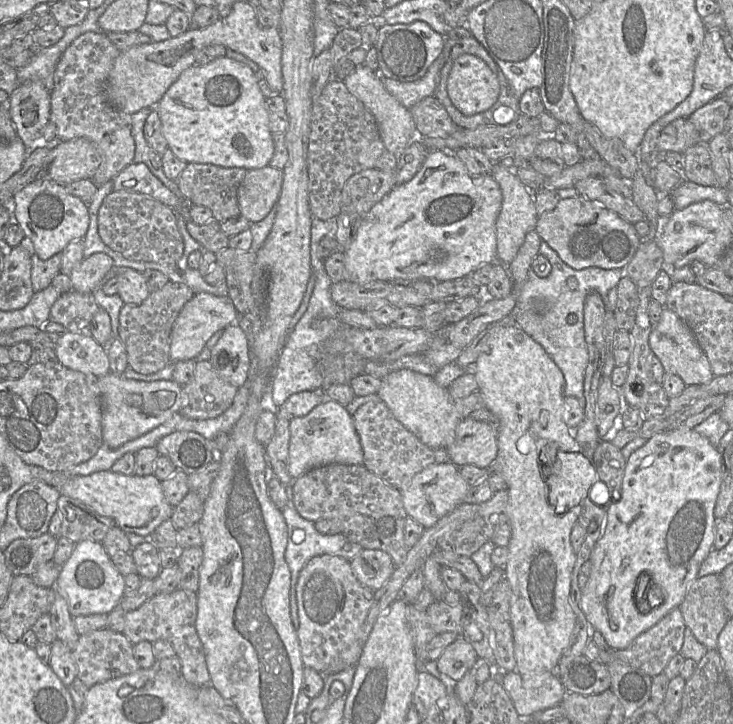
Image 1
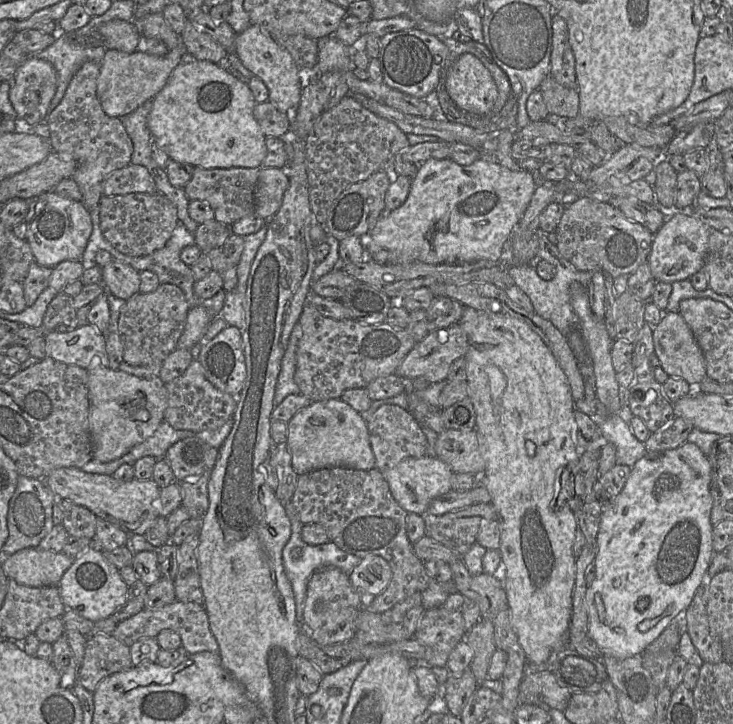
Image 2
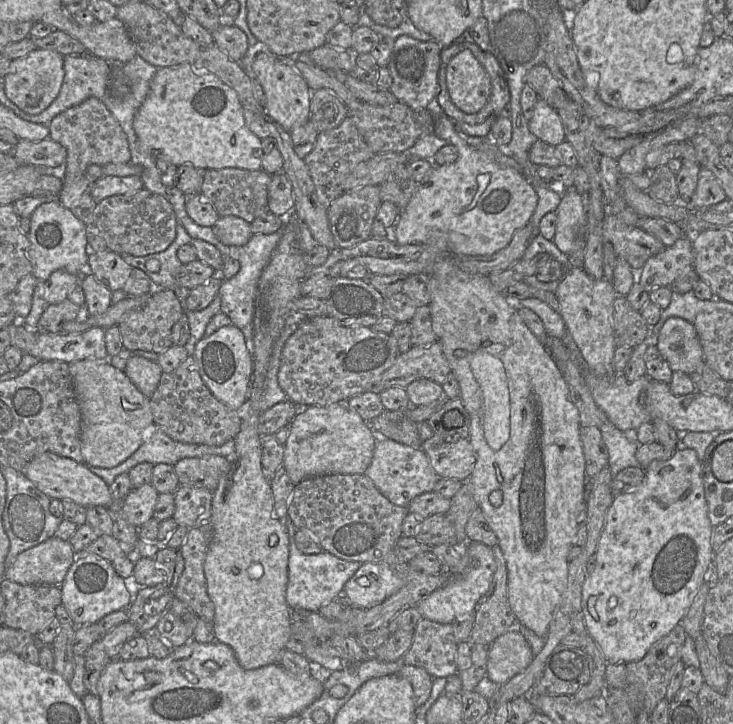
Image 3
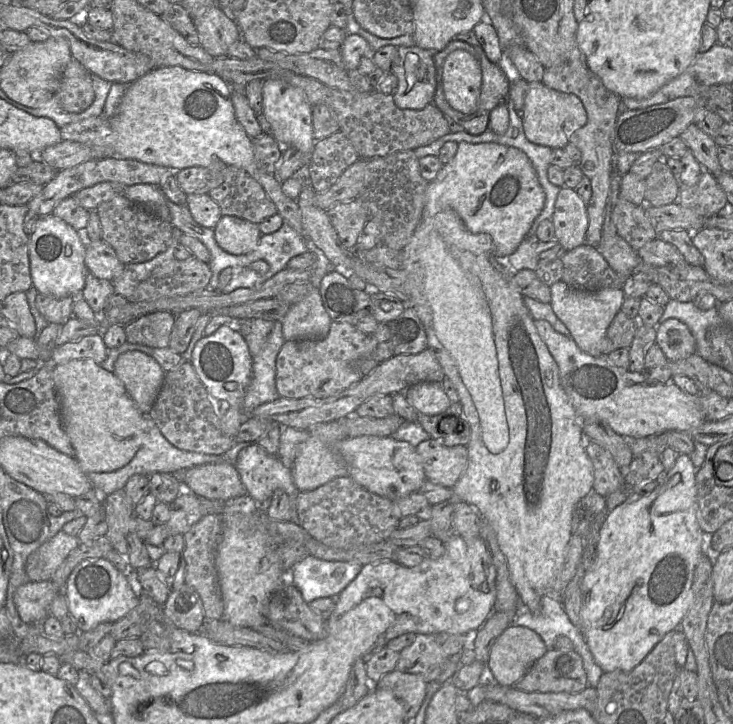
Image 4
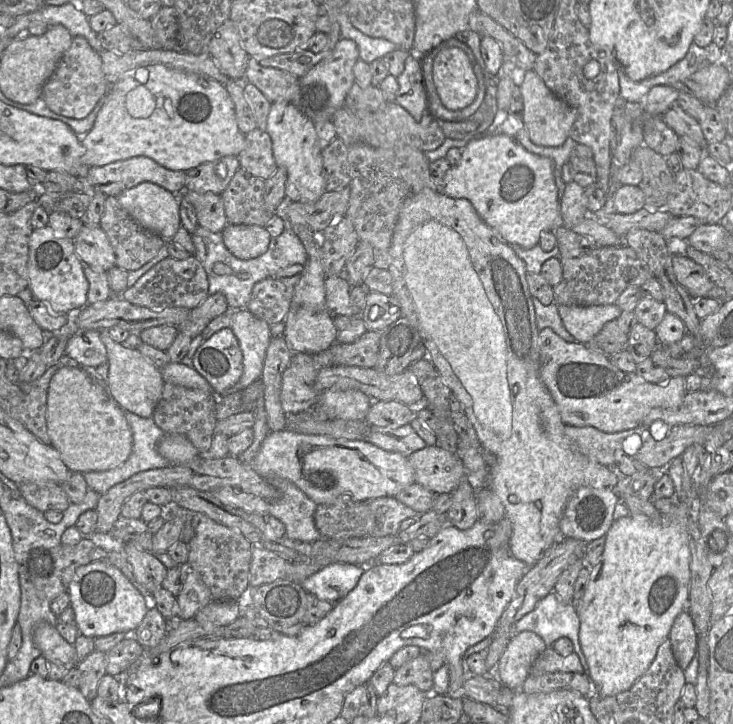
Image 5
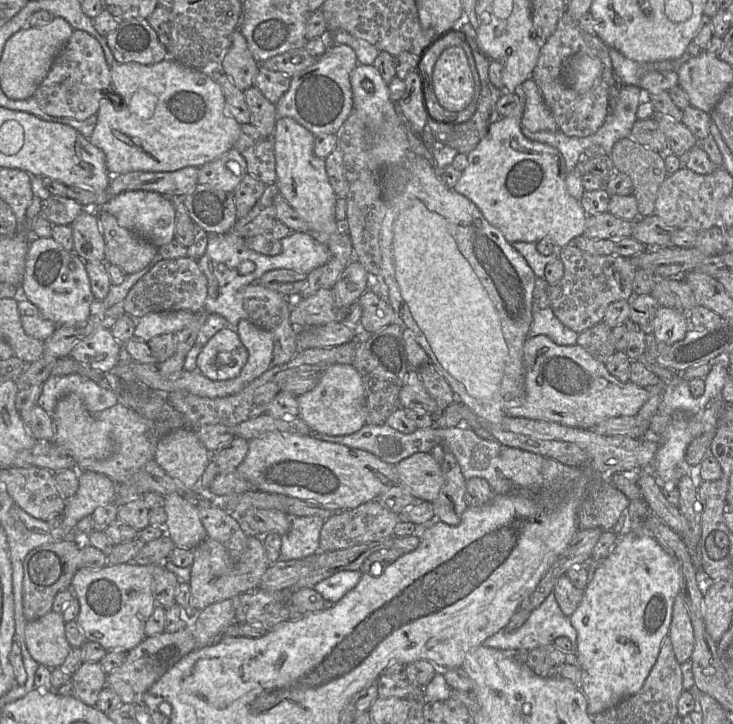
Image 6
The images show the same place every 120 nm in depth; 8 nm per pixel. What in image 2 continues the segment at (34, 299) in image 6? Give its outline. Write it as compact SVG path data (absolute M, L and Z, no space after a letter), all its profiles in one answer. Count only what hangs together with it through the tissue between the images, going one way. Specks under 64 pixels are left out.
M54 191L44 192L28 200L26 240L32 250L34 261L43 267L54 268L66 260L81 261L92 232L90 212L81 201L58 195Z

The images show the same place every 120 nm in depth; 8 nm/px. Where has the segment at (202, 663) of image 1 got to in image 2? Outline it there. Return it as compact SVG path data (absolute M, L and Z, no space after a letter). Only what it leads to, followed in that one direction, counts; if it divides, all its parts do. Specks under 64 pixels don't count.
M175 600L173 603L162 608L143 609L134 616L119 622L112 636L126 646L131 647L140 639L156 638L165 629L173 630L179 635L181 646L189 655L204 651L219 653L219 647L210 630L204 606L193 602Z

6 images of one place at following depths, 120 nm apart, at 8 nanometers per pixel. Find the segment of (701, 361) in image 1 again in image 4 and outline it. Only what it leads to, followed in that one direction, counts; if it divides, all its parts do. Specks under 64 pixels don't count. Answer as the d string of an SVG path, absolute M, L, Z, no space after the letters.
M676 318L656 326L656 343L669 361L677 361L696 353L696 343L689 328Z

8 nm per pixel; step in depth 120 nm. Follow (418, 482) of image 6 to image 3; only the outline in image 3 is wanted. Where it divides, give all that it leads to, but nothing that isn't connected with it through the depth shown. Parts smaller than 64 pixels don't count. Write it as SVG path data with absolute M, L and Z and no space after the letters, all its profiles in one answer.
M433 434L422 442L421 450L428 456L429 462L439 479L456 479L465 483L472 474L475 456L469 438L450 439L439 434Z

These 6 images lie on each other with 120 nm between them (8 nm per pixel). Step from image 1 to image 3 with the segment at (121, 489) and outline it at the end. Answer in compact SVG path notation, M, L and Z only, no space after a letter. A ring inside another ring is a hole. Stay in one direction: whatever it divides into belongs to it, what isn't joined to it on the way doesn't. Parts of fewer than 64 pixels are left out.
M44 452L34 457L22 473L51 499L71 500L84 508L108 507L111 503L109 486L99 476L92 473L85 463L78 463L70 458ZM151 483L132 489L127 495L122 509L126 520L139 528L153 518L158 495Z

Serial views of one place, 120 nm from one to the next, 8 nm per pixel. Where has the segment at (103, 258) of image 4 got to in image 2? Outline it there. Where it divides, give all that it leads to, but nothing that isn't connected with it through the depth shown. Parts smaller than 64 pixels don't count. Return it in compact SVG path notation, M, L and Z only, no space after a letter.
M113 259L101 269L102 283L108 293L125 301L139 293L140 272L132 266Z

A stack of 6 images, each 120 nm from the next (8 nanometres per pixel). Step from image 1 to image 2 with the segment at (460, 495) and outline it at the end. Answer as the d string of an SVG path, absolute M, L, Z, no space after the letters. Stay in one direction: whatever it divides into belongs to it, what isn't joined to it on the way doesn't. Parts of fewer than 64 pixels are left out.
M423 456L420 458L406 458L391 469L382 473L387 481L390 492L407 513L425 515L429 504L434 498L437 498L452 490L451 477L453 471L451 468L437 457Z

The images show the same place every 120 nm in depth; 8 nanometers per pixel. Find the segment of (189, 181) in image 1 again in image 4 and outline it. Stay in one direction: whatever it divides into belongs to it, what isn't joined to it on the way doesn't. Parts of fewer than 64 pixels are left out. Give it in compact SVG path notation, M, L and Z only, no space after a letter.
M227 166L221 185L208 194L220 207L222 216L234 216L260 224L277 214L262 185L245 170Z

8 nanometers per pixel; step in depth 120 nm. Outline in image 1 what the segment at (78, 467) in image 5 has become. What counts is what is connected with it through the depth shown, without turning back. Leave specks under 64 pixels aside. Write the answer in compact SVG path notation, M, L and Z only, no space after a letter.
M109 372L99 377L98 383L102 396L102 439L103 444L111 449L158 427L179 412L182 405L183 387L173 380L145 382Z

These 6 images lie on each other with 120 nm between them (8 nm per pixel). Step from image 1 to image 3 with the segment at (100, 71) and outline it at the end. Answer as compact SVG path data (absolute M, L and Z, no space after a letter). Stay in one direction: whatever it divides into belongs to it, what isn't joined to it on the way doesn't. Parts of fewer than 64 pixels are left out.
M90 97L54 117L49 125L49 137L67 151L66 162L59 170L63 188L58 201L89 228L93 227L97 203L93 200L91 191L95 182L88 178L87 168L93 164L102 166L130 162L131 153L127 136L103 101Z

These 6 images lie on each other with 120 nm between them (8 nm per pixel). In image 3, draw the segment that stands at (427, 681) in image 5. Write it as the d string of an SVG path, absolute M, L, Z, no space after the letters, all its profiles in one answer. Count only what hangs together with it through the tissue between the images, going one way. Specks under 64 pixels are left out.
M422 618L416 625L412 645L402 660L405 665L425 669L433 678L447 678L458 672L455 662L458 645L455 624Z

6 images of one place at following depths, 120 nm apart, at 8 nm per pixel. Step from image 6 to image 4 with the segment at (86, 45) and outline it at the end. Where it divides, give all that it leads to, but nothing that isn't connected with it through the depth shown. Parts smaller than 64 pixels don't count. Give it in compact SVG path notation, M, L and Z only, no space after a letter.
M72 58L63 71L55 94L59 105L66 112L80 113L86 110L95 100L91 73Z

